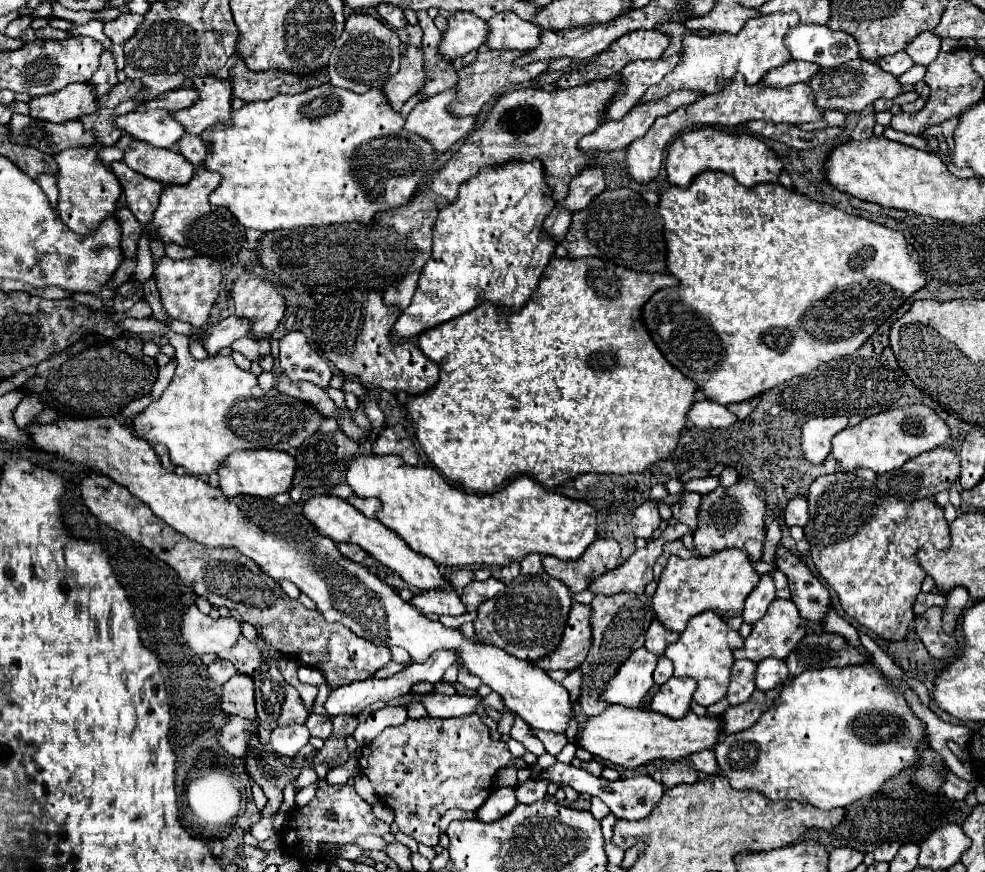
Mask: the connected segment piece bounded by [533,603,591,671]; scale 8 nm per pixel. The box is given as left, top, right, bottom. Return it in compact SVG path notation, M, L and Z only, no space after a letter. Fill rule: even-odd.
M573 603L561 643L549 655L541 657L533 665L537 665L543 671L549 671L549 669L573 671L573 669L577 669L585 661L587 649L591 647L589 645L591 643L591 629L589 629L591 623L587 621L587 613L591 613L589 605Z

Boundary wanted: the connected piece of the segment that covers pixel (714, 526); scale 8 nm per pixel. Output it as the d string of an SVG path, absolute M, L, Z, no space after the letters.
M739 479L729 489L717 487L701 501L699 527L693 533L695 549L703 557L709 557L723 549L743 549L747 551L749 561L755 563L761 559L761 545L765 541L763 529L759 529L759 525L765 525L765 493L761 489L755 489L753 481Z

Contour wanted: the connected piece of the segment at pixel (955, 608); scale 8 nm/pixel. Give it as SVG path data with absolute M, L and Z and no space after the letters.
M955 587L945 595L945 599L947 599L947 605L943 609L943 631L947 635L953 635L957 619L961 617L961 613L969 601L969 593L965 587Z

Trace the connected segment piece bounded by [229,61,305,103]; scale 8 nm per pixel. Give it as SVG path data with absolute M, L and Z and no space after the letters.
M237 61L231 71L229 79L233 83L233 95L251 103L251 101L267 101L279 93L301 93L305 85L299 85L295 77L289 73L267 71L267 73L251 73L241 61Z

